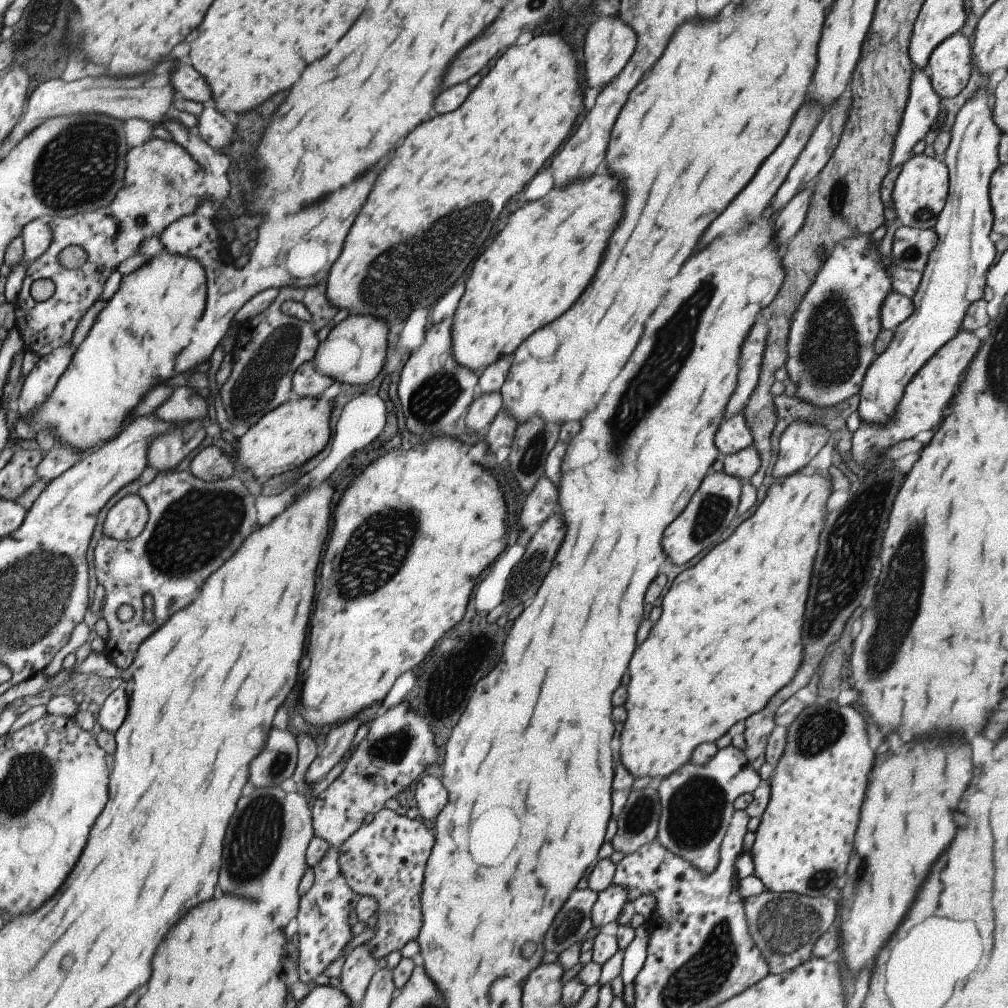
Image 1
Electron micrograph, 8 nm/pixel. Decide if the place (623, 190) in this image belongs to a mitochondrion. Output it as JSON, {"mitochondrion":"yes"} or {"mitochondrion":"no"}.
{"mitochondrion":"no"}

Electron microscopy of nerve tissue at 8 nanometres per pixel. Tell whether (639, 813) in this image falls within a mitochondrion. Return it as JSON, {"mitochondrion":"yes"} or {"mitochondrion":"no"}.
{"mitochondrion":"yes"}

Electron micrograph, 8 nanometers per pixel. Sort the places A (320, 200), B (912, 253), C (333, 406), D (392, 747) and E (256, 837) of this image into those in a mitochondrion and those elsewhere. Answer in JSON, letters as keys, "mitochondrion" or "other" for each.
{"A":"other","B":"mitochondrion","C":"other","D":"mitochondrion","E":"mitochondrion"}

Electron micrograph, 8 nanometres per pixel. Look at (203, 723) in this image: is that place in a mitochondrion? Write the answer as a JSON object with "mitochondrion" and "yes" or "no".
{"mitochondrion":"no"}

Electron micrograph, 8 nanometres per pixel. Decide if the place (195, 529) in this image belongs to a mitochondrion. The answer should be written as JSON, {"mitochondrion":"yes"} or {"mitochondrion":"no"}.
{"mitochondrion":"yes"}

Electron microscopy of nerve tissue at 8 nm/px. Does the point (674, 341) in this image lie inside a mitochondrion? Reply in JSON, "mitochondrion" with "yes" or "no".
{"mitochondrion":"yes"}

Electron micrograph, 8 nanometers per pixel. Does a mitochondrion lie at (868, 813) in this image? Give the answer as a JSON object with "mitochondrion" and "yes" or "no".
{"mitochondrion":"no"}

